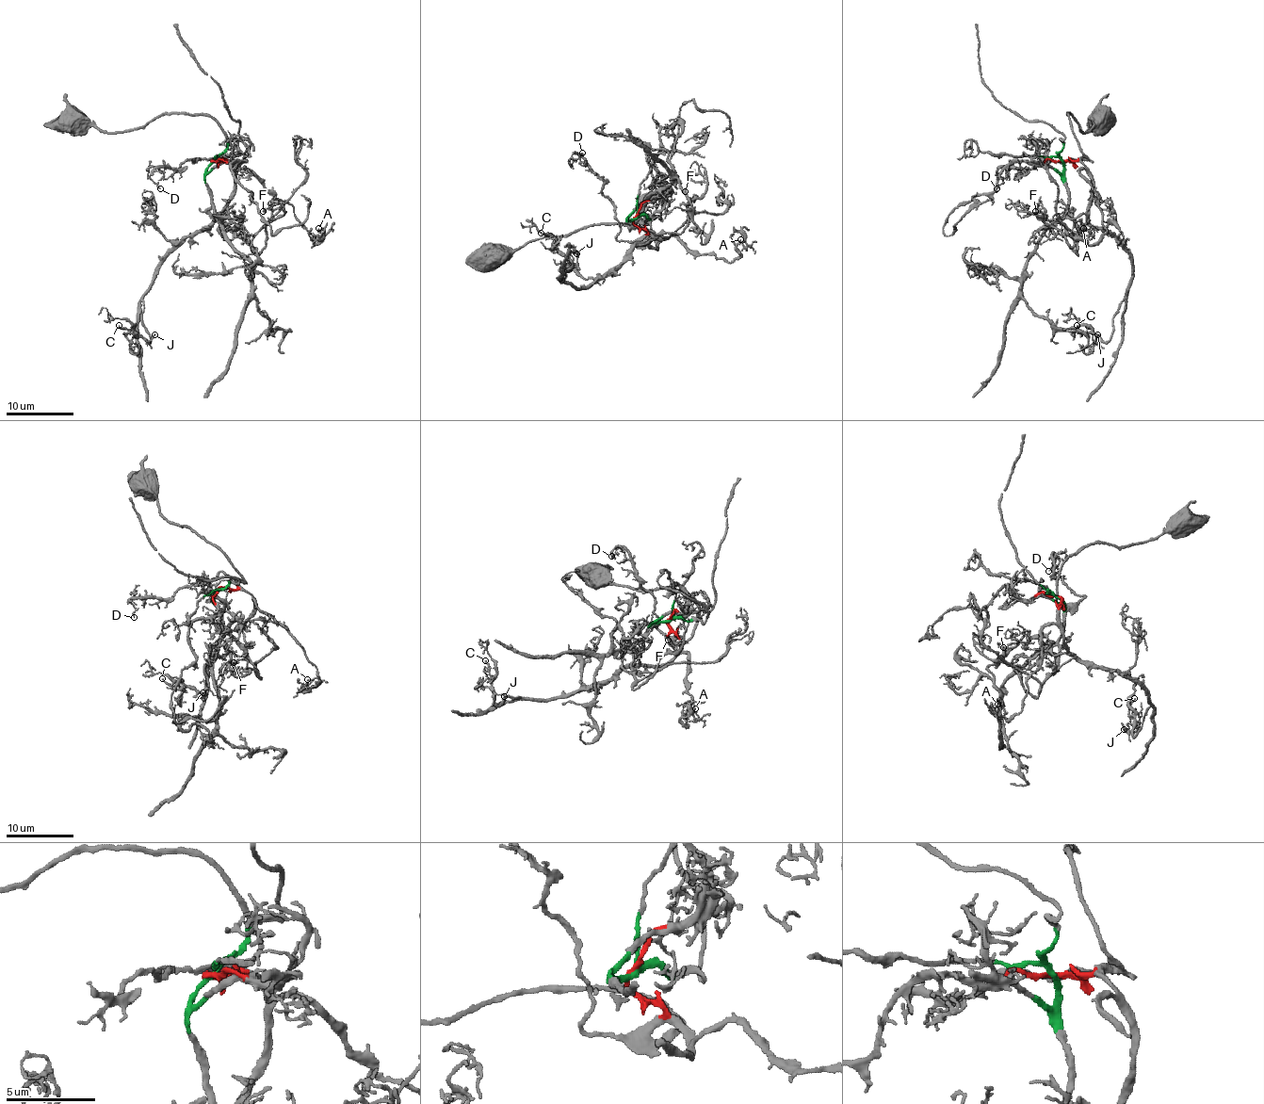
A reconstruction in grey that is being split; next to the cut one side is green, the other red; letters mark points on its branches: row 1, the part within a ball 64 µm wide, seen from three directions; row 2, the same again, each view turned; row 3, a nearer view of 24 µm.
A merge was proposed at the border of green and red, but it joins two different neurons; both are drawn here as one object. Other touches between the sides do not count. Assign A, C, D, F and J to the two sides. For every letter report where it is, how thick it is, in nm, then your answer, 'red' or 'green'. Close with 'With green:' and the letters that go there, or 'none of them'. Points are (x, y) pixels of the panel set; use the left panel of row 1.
A: place (318, 228); calibre 180 nm; red
C: place (119, 325); calibre 130 nm; red
D: place (160, 188); calibre 130 nm; red
F: place (263, 211); calibre 190 nm; green
J: place (154, 334); calibre 150 nm; red
With green: F

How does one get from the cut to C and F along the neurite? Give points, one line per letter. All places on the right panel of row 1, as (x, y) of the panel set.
C: (1062, 160), (1086, 167), (1090, 222), (1111, 235), (1132, 260), (1132, 279), (1109, 341), (1077, 326)
F: (1062, 160), (1066, 209), (1077, 228), (1077, 253), (1058, 230), (1044, 221), (1045, 211), (1036, 211)

